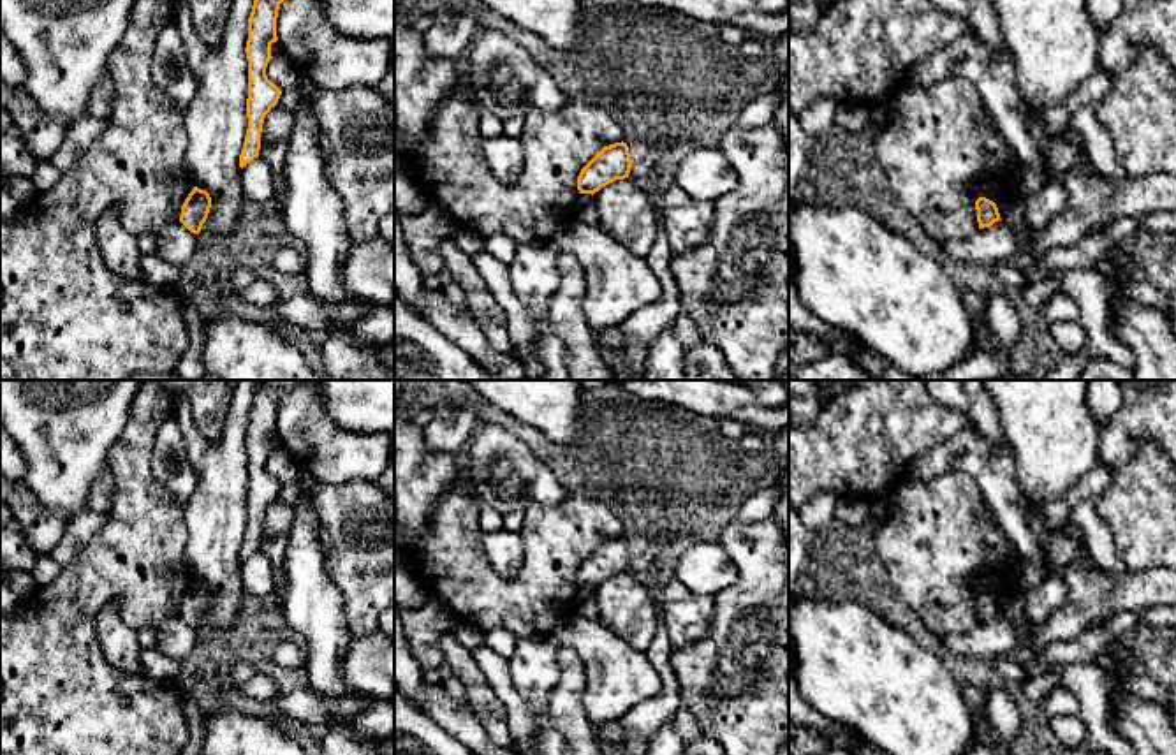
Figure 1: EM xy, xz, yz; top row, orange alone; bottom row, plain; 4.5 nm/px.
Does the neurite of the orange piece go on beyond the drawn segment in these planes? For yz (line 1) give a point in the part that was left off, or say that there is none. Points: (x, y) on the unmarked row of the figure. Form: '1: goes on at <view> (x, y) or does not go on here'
1: does not go on here

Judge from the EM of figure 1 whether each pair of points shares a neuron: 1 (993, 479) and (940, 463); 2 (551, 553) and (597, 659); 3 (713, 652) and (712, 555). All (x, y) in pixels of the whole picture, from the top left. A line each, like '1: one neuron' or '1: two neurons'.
1: one neuron
2: two neurons
3: two neurons

